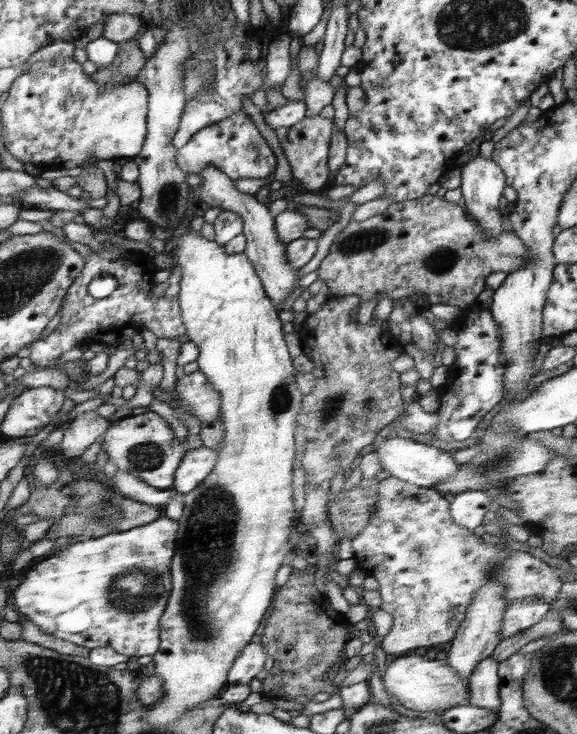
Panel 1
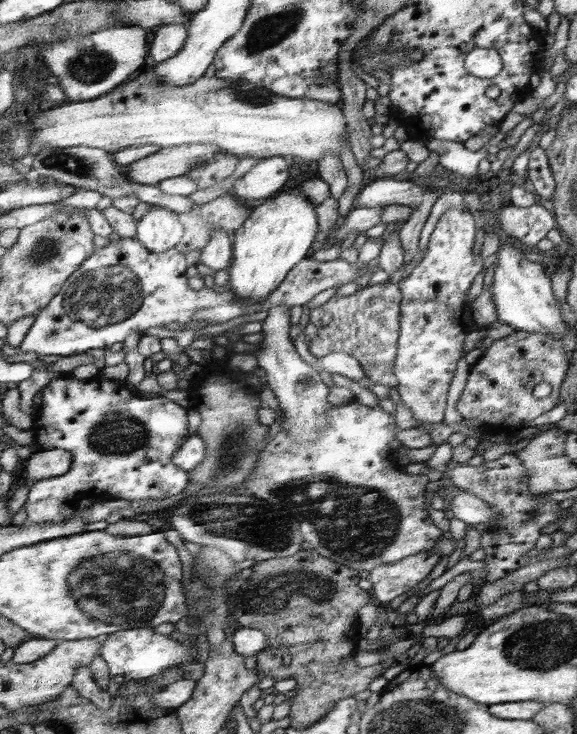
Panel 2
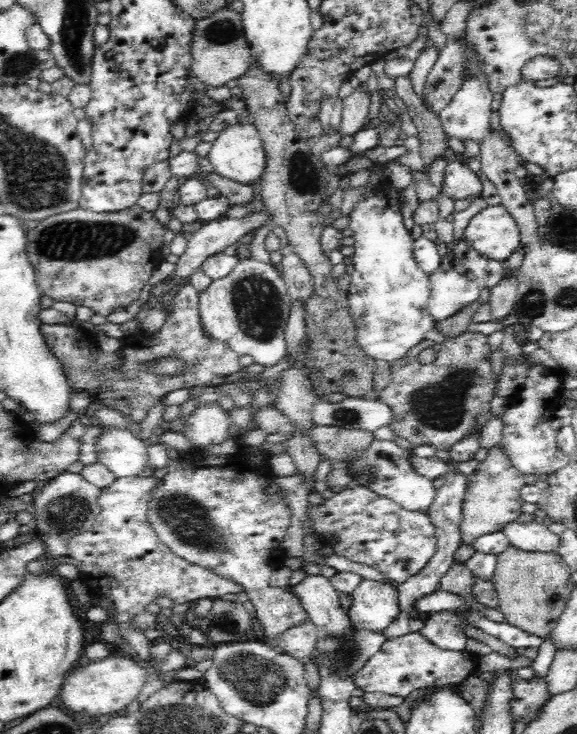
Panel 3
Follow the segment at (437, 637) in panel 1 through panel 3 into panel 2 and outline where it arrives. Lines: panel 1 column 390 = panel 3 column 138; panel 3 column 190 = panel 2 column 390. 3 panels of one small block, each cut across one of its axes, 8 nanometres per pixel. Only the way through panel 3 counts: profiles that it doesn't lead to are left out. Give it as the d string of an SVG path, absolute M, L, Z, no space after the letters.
M430 549L412 554L399 562L376 566L367 577L373 584L370 592L376 595L378 604L388 605L396 596L412 590L422 582L441 557L440 553Z

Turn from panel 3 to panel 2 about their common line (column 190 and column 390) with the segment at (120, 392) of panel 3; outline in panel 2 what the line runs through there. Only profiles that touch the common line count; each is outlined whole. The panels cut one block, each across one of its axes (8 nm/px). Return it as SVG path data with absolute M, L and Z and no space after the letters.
M376 284L366 286L356 293L344 297L334 295L327 302L310 311L310 327L314 329L314 337L309 344L309 351L316 358L321 358L331 352L344 352L357 358L363 371L370 381L392 388L399 384L395 374L394 364L398 356L398 342L401 328L402 290L398 285Z

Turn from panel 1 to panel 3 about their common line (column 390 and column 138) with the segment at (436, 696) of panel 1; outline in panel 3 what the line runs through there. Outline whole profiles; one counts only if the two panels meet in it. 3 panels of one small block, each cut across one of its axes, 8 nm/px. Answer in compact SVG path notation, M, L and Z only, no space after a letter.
M108 656L103 660L91 662L86 668L76 668L68 672L60 690L60 700L66 710L82 712L86 716L100 716L112 714L126 709L132 700L136 700L139 693L149 682L150 672L140 666L139 660L130 656Z

